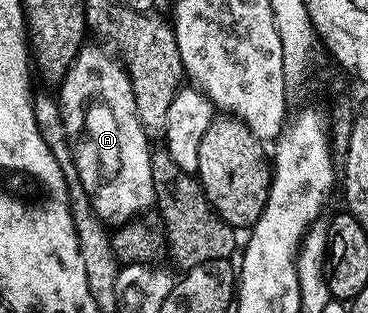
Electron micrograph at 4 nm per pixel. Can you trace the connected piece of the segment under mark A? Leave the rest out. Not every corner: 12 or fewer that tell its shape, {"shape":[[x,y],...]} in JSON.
{"shape":[[84,43],[57,86],[93,211],[156,204],[153,145],[110,48]]}

